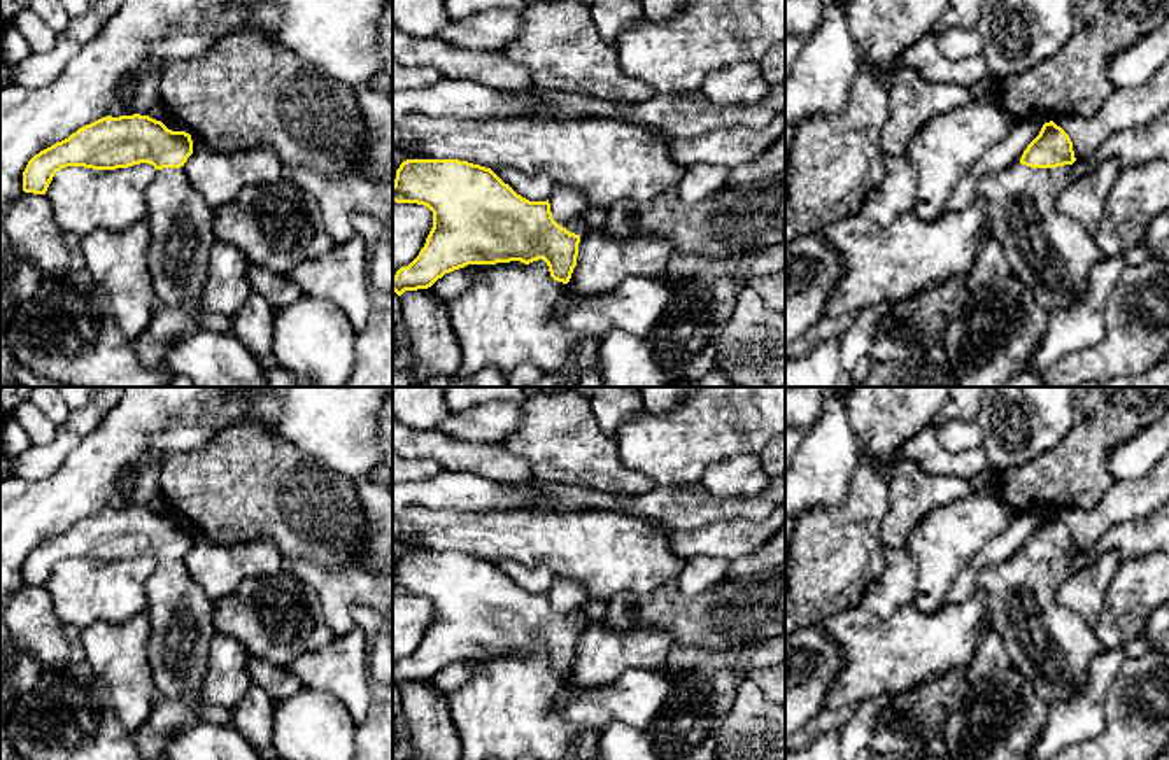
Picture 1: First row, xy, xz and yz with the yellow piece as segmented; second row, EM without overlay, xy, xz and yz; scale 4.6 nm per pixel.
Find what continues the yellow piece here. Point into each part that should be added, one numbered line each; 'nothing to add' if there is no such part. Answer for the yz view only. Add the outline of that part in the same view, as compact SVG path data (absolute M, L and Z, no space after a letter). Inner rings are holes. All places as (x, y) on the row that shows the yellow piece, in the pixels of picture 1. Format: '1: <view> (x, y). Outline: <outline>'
1: yz (1052, 254). Outline: M1017 161L999 173L985 175L980 184L987 203L988 236L1003 245L1011 275L1029 287L1048 315L1078 301L1092 266L1106 259L1095 236L1057 208L1071 180L1071 165L1031 168Z

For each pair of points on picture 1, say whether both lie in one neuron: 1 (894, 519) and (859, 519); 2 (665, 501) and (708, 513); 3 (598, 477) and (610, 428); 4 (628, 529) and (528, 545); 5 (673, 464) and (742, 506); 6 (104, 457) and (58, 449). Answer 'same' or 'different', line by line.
1: different
2: same
3: different
4: same
5: different
6: different

